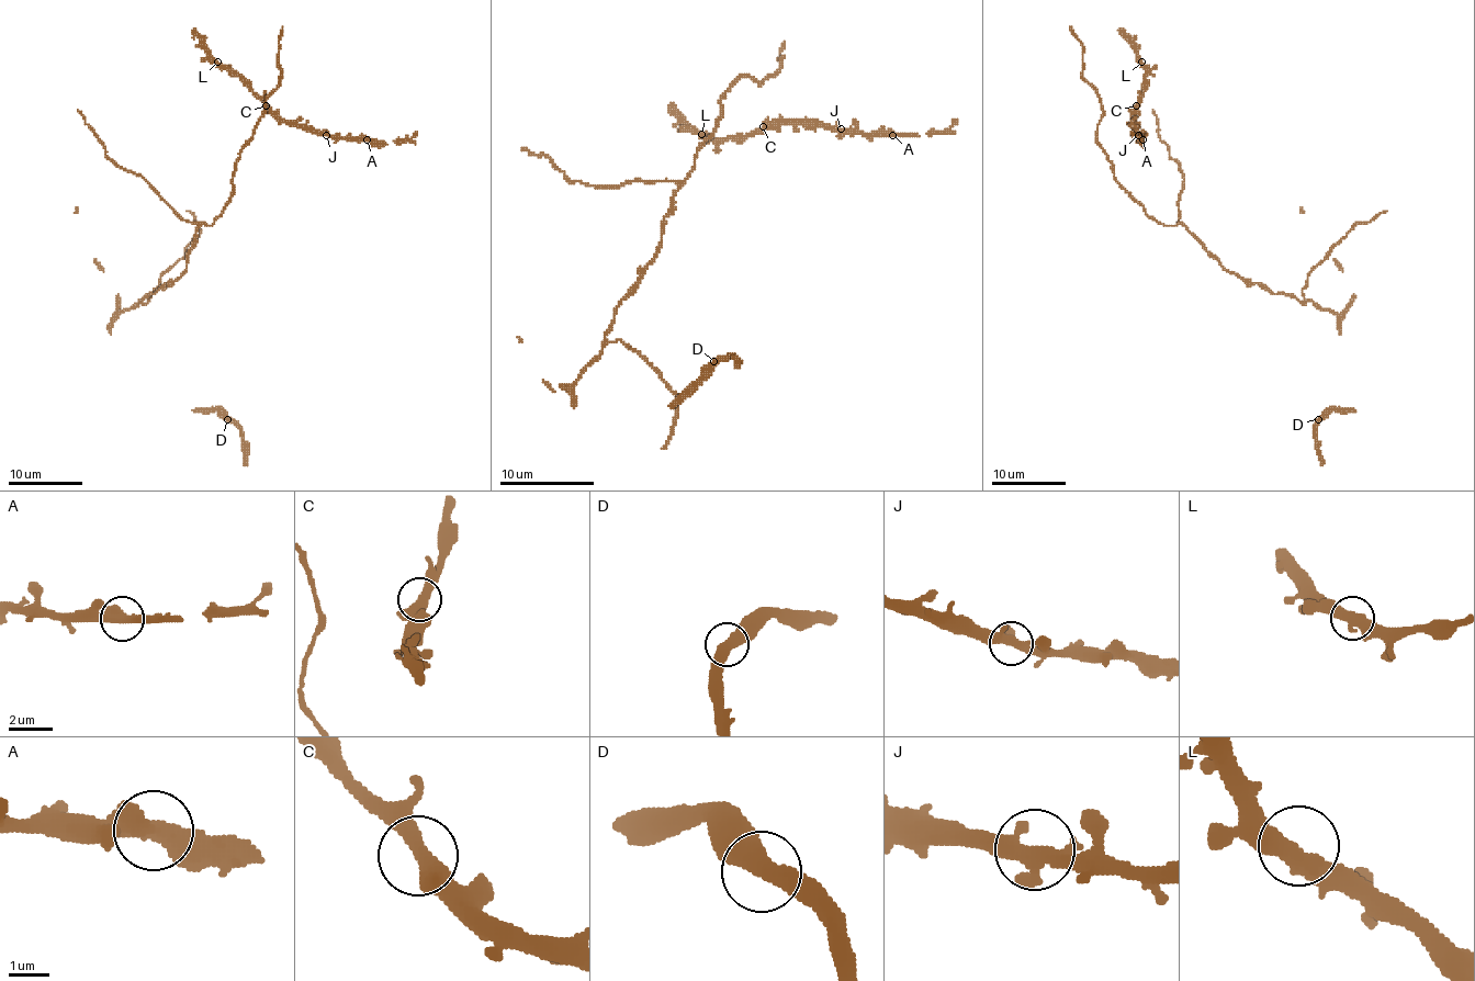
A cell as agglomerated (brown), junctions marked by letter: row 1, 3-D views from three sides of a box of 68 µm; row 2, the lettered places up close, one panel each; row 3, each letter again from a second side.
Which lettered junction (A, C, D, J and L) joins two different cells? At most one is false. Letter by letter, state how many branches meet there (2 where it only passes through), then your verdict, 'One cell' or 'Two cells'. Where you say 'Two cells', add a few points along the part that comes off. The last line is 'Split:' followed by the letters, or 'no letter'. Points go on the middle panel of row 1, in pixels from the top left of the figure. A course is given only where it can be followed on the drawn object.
A: Branches: 2. One cell
C: Branches: 2. One cell
D: Branches: 2. One cell
J: Branches: 2. One cell
L: Branches: 2. One cell
Split: no letter

